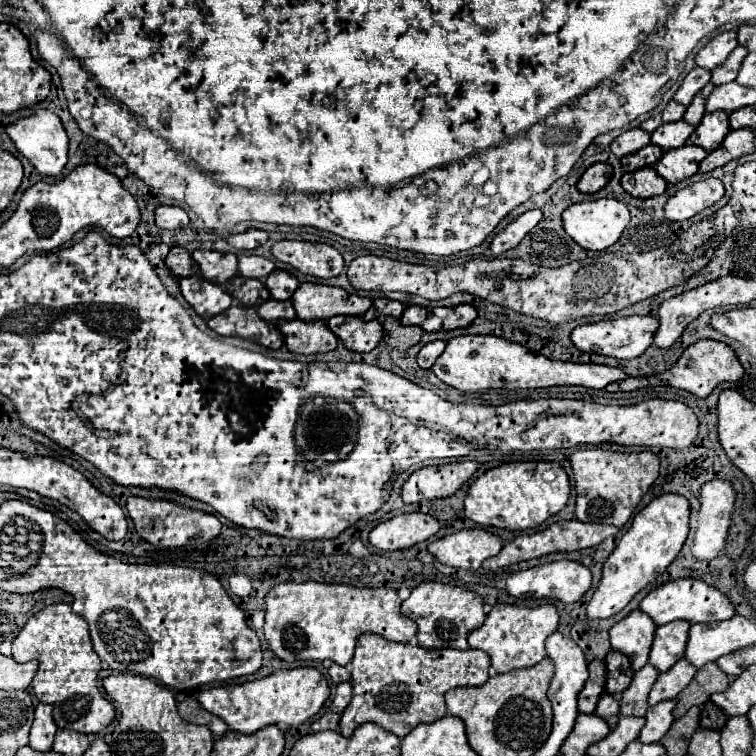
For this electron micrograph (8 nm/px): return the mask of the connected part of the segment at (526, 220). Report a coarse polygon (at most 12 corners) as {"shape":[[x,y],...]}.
{"shape":[[534,208],[510,222],[490,244],[494,256],[516,248],[540,222]]}

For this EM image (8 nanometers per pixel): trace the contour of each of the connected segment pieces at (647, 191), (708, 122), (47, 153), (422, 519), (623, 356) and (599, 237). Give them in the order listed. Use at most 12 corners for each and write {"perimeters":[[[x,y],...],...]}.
{"perimeters":[[[654,168],[622,176],[622,188],[636,198],[650,198],[666,190]],[[704,114],[690,142],[716,150],[730,132],[728,114]],[[50,110],[6,128],[18,152],[44,176],[58,176],[68,142]],[[422,512],[398,514],[370,532],[382,552],[432,538],[440,524]],[[628,316],[578,326],[580,352],[632,360],[654,342],[658,320]],[[602,198],[572,204],[564,230],[586,250],[616,244],[628,208]]]}

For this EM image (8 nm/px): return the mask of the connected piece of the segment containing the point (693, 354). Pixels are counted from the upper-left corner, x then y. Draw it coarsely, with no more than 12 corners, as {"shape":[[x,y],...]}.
{"shape":[[698,340],[656,376],[614,382],[608,392],[674,386],[706,398],[720,382],[738,382],[736,352]]}

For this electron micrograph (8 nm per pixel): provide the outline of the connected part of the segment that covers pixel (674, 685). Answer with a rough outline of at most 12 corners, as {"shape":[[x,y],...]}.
{"shape":[[682,658],[660,674],[648,704],[676,698],[696,668]]}

